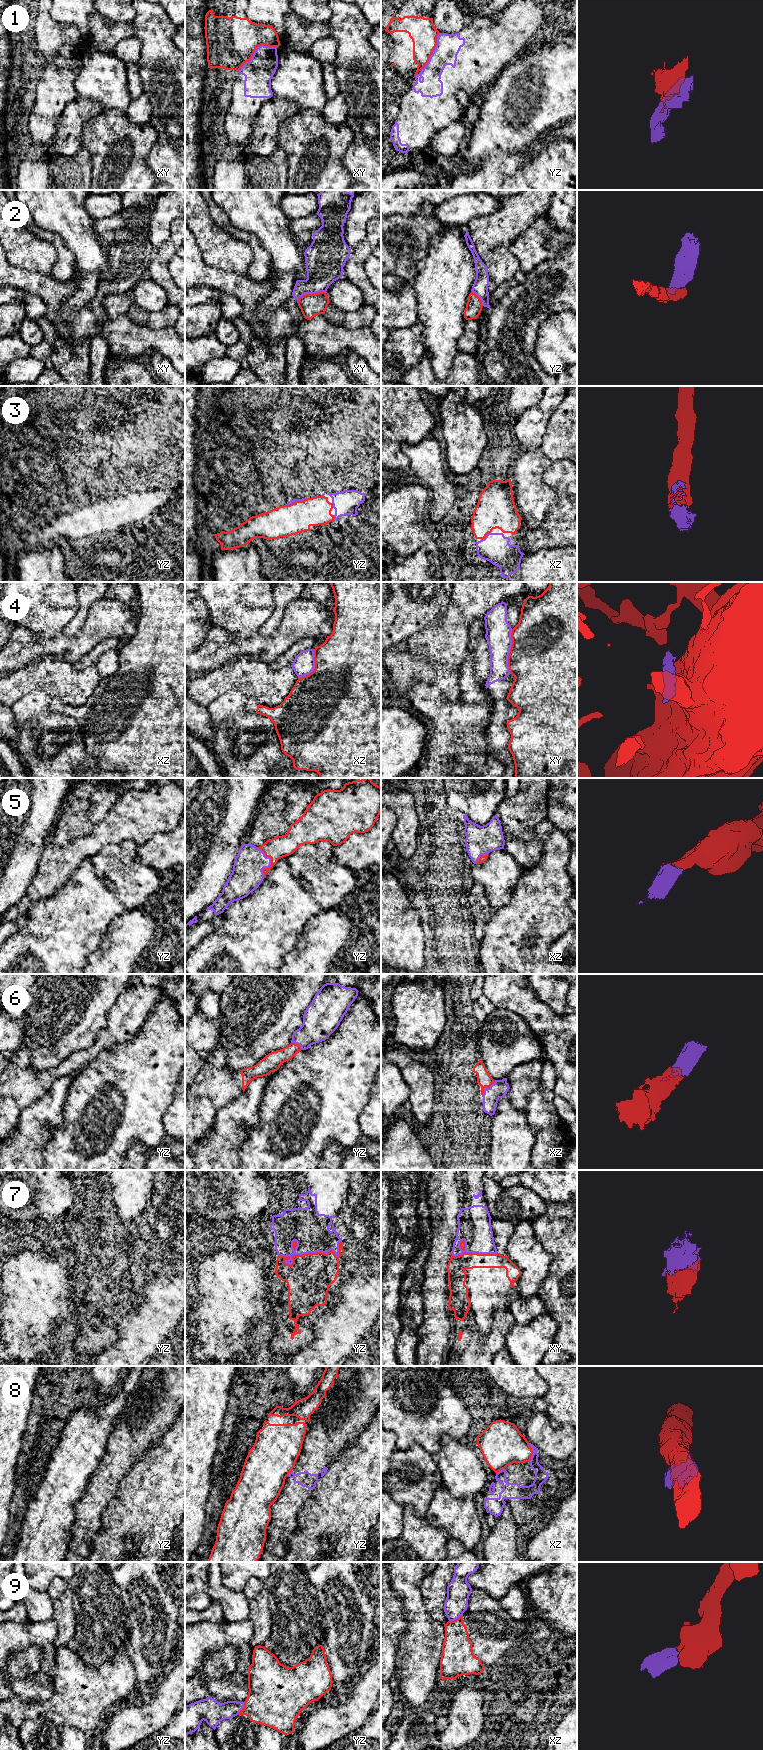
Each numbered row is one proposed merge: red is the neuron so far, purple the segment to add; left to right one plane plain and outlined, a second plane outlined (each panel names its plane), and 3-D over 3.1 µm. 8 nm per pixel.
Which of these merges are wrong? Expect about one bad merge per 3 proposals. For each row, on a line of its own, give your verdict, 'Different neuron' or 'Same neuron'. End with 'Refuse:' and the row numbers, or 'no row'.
1: Different neuron
2: Different neuron
3: Same neuron
4: Different neuron
5: Same neuron
6: Same neuron
7: Same neuron
8: Different neuron
9: Same neuron
Refuse: 1, 2, 4, 8

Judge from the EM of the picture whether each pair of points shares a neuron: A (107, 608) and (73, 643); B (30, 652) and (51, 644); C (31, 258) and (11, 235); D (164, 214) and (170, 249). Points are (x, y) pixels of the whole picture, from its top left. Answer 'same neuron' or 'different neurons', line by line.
A: same neuron
B: different neurons
C: same neuron
D: different neurons

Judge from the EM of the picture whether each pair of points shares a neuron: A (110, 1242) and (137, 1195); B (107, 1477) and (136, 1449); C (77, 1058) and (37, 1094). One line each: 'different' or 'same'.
A: same
B: same
C: same

